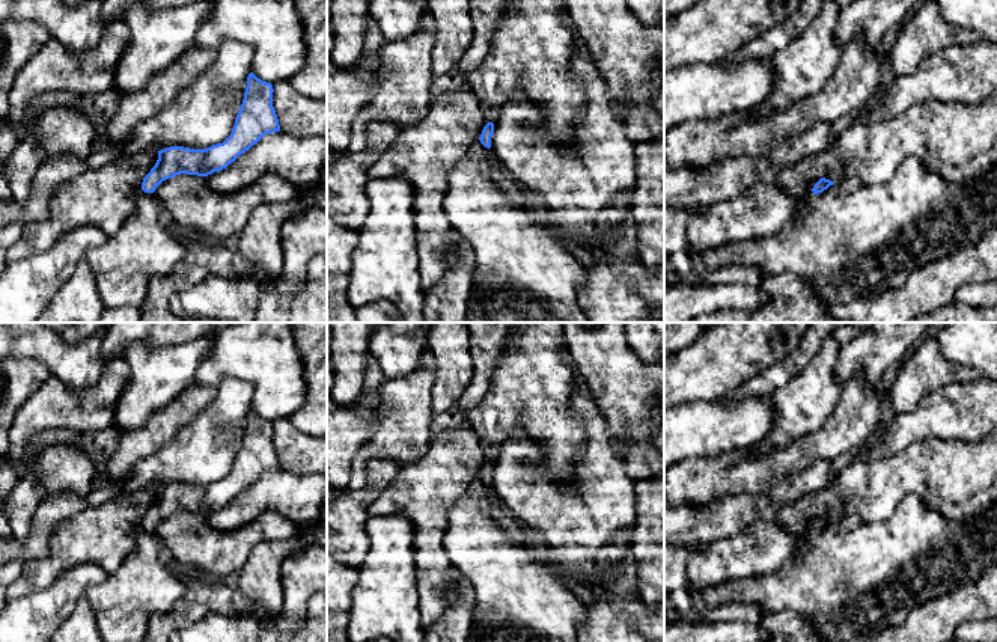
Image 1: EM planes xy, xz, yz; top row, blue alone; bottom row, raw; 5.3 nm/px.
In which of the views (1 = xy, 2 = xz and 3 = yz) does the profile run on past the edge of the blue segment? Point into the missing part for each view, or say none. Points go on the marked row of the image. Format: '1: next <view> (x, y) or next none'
1: next none
2: next none
3: next none

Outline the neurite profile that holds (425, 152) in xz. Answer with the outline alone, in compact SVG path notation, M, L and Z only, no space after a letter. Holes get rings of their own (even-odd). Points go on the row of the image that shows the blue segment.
M468 89L431 98L429 110L419 122L401 127L396 140L381 154L367 172L367 178L407 178L414 188L414 226L422 288L432 289L449 270L450 223L443 200L449 190L449 176L470 152L488 124L480 101Z

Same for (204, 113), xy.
M224 39L214 62L176 98L143 121L125 142L123 155L170 146L206 149L232 133L241 109L253 50Z

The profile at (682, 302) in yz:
M688 279L664 285L664 323L690 323L723 309L753 312L765 300L765 294L752 285L715 285Z

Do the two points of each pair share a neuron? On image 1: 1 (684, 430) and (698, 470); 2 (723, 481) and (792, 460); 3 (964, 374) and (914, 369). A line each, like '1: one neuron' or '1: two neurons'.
1: two neurons
2: one neuron
3: one neuron

